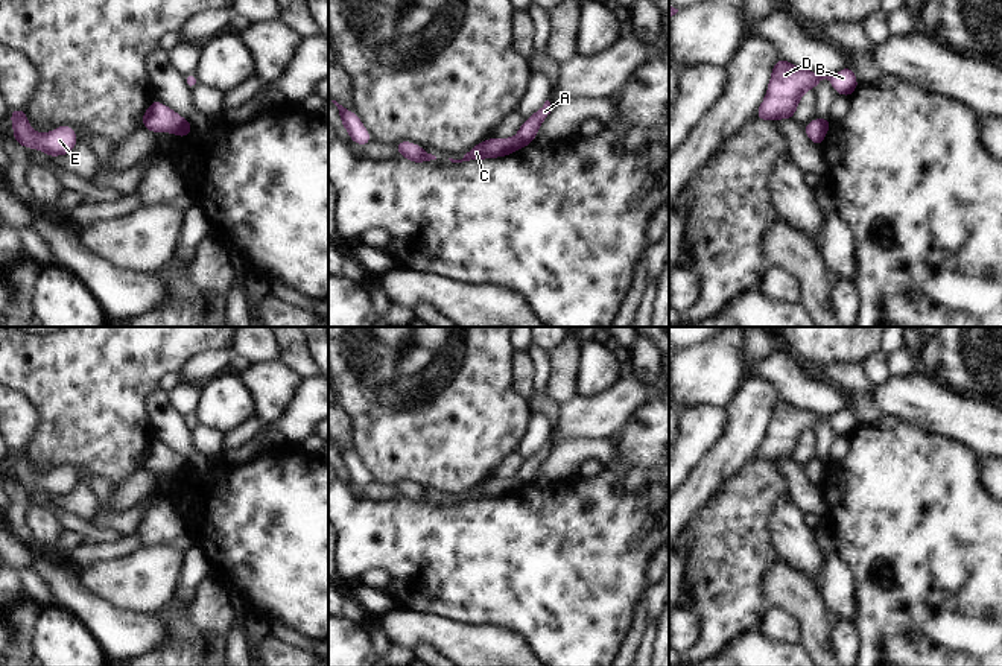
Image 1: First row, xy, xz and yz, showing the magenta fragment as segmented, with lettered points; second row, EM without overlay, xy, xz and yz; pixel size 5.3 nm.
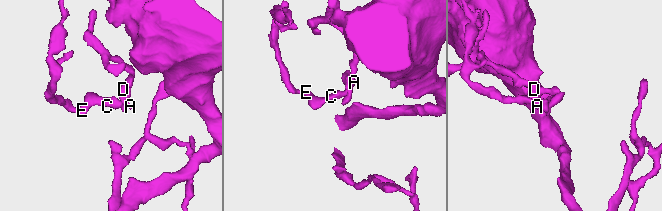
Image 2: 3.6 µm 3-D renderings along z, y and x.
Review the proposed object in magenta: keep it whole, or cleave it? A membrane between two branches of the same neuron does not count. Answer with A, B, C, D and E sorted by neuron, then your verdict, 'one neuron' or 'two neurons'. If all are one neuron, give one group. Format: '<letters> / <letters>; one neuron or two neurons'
A B D / C E; two neurons

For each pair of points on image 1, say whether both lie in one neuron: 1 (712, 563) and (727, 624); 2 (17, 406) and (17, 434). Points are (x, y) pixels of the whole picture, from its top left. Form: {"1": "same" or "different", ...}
{"1": "same", "2": "same"}

